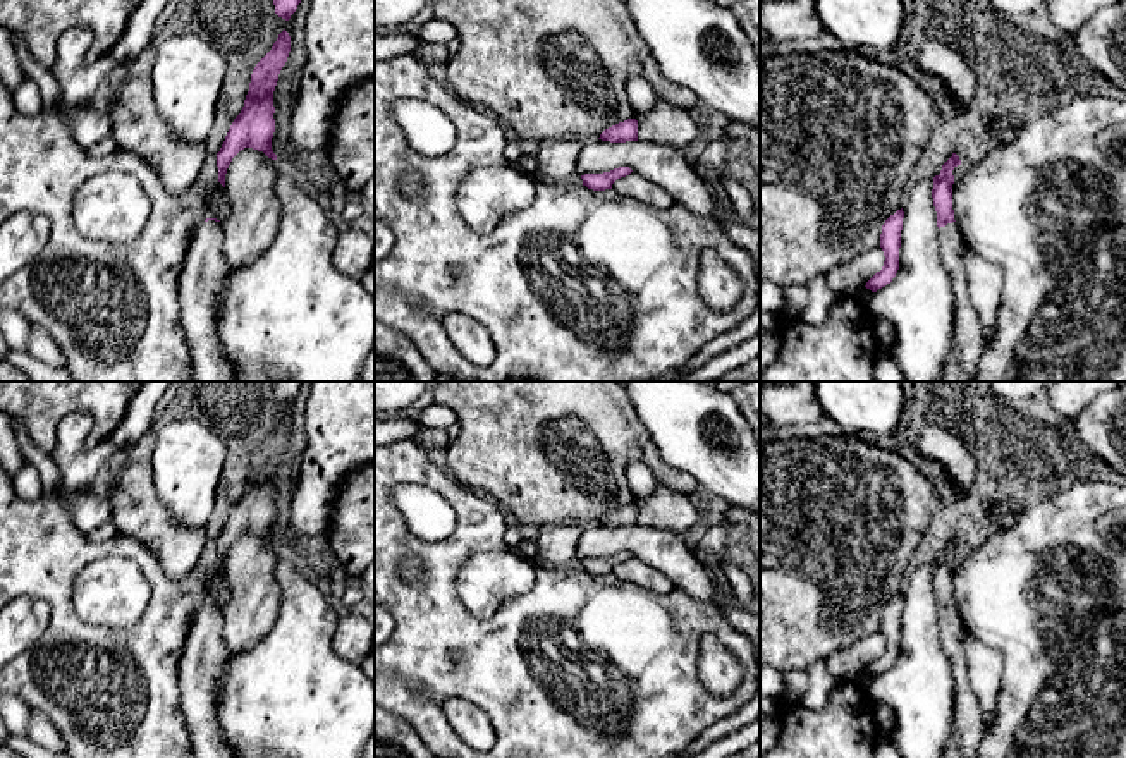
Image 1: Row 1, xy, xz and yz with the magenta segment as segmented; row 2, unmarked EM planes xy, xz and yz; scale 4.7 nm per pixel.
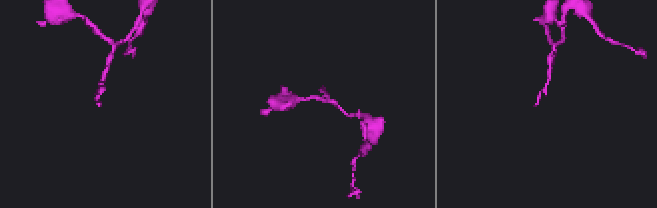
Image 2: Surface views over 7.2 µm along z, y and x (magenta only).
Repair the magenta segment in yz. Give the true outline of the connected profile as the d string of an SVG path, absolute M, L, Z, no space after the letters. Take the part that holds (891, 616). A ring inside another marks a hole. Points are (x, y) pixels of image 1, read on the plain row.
M903 593L890 600L882 610L880 633L884 636L885 646L880 657L877 657L868 667L866 674L877 677L892 667L899 655L899 633L901 633L901 615L903 615Z

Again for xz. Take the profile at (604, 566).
M619 552L603 559L584 559L581 560L581 564L583 564L583 571L586 571L588 574L605 576L605 574L612 574L612 569L617 564L629 560L631 557L633 555L629 552Z

